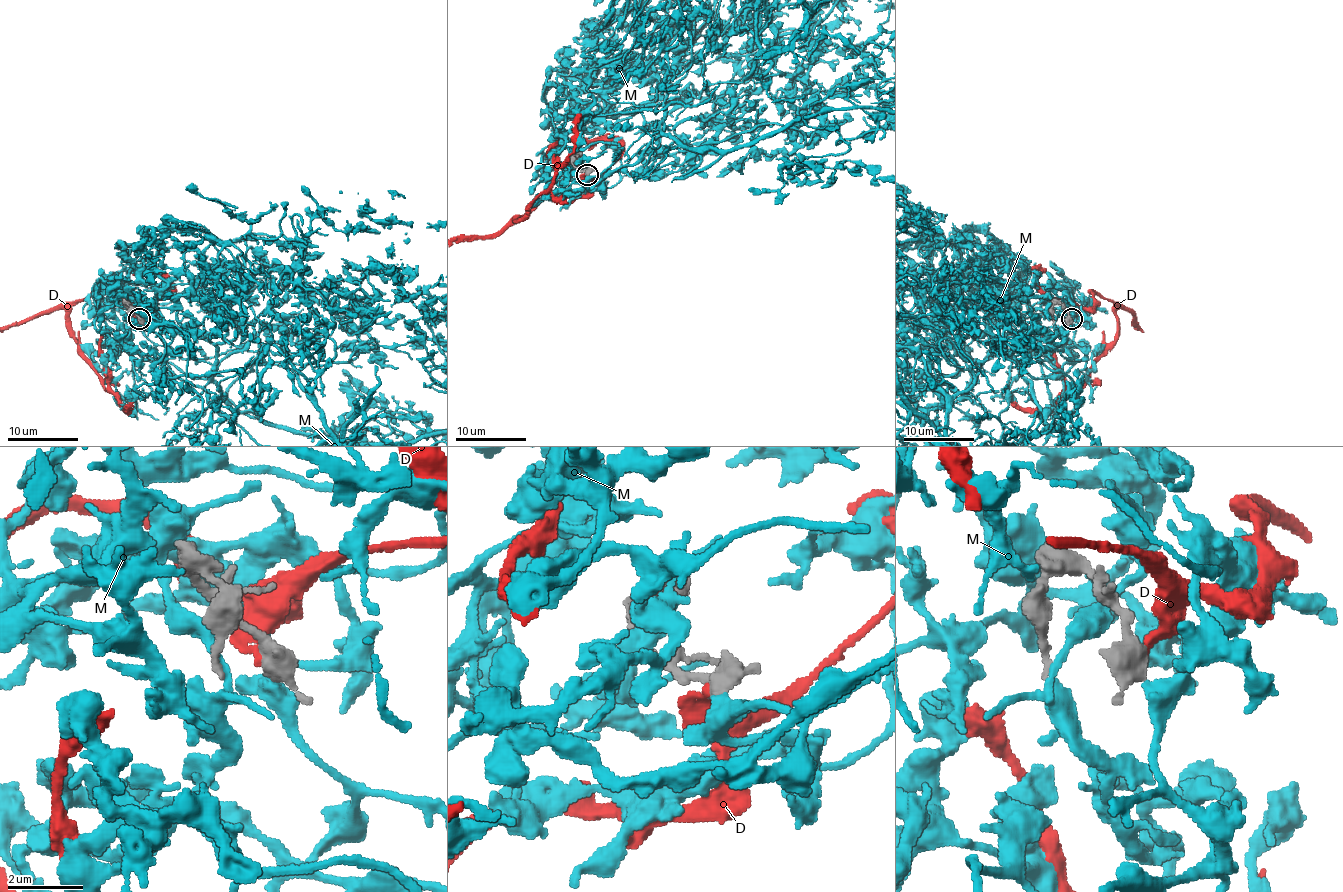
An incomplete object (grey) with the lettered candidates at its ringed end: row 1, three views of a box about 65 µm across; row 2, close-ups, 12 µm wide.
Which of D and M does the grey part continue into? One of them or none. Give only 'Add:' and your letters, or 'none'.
Add: none

